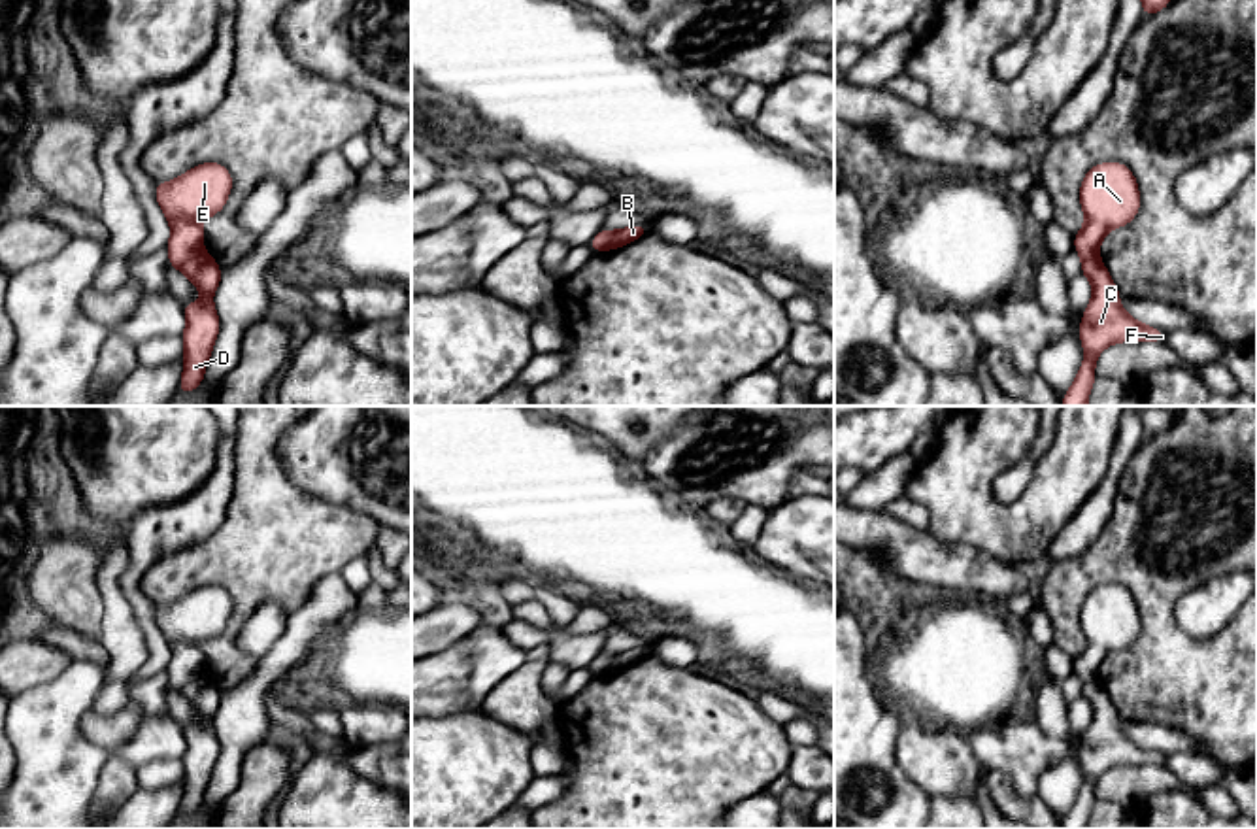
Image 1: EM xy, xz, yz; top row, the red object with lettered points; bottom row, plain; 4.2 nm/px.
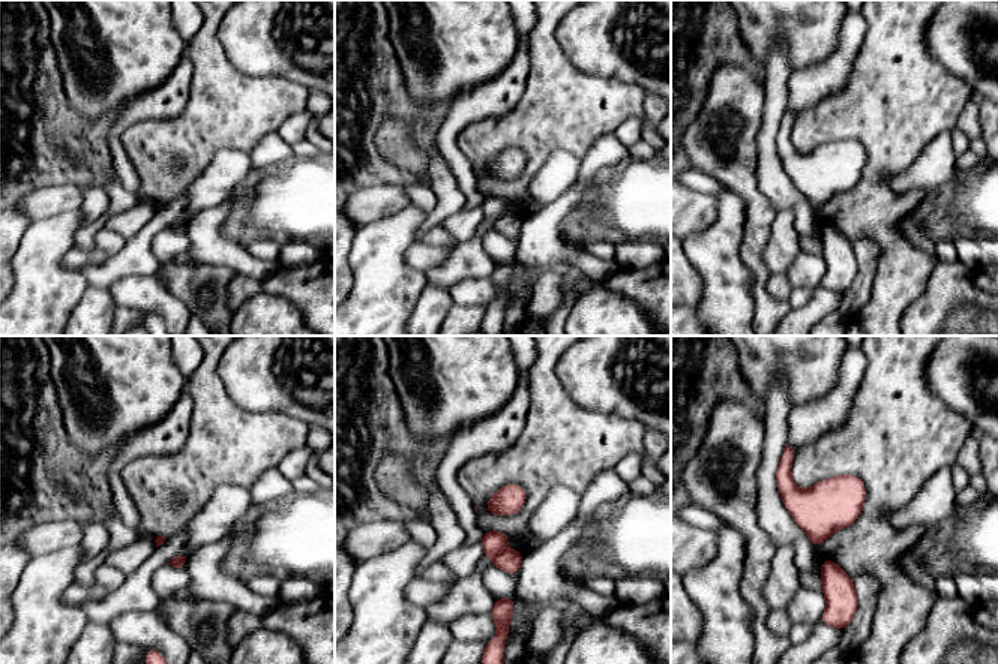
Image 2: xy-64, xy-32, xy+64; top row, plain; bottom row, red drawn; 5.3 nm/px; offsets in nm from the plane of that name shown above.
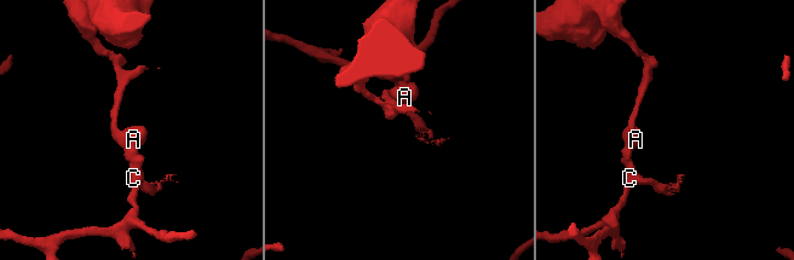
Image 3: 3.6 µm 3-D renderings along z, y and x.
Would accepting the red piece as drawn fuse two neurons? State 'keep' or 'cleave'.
cleave

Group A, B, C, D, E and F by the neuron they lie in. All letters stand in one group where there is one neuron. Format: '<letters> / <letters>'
A E / B C D F

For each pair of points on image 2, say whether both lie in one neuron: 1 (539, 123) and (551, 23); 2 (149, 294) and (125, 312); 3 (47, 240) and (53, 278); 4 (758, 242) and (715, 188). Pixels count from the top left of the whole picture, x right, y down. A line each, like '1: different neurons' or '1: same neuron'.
1: same neuron
2: different neurons
3: same neuron
4: different neurons

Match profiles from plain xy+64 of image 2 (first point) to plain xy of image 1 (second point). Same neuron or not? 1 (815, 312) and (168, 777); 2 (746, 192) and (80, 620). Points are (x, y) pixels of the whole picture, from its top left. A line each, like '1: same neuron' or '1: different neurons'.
1: different neurons
2: same neuron

